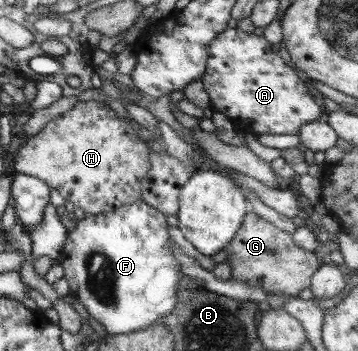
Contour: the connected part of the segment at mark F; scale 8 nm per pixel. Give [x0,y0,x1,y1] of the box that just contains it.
[59,201,184,335]

